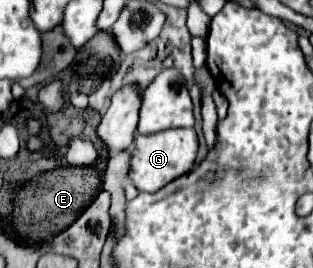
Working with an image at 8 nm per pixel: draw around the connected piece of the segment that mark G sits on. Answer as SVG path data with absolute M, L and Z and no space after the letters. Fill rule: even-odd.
M171 128L161 130L155 134L137 134L135 136L135 150L131 154L129 164L129 178L133 180L139 192L157 192L169 180L185 174L189 166L195 164L197 156L197 134L193 128Z

